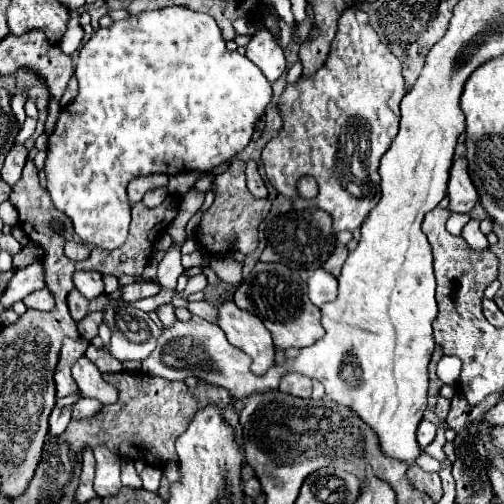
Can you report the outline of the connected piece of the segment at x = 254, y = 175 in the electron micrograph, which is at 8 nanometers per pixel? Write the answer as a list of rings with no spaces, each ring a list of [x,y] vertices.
[[[248,161],[248,169],[246,169],[246,181],[248,181],[248,189],[252,191],[260,191],[260,173],[254,161]]]

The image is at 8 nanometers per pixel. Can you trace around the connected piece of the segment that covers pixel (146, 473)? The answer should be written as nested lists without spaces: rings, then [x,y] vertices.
[[[146,465],[144,471],[140,473],[142,477],[142,483],[144,483],[144,489],[146,491],[152,491],[156,493],[158,491],[158,485],[160,485],[160,477],[162,477],[162,471],[158,467],[152,467],[152,465]]]

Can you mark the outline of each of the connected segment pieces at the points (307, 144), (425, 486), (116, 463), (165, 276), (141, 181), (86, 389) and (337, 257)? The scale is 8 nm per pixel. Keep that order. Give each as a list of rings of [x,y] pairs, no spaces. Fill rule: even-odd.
[[[348,7],[338,21],[338,31],[330,43],[324,65],[312,73],[312,77],[300,77],[296,83],[288,83],[280,95],[278,111],[282,117],[282,129],[262,149],[262,163],[270,185],[280,195],[288,197],[294,209],[320,207],[328,211],[334,217],[334,233],[356,231],[380,199],[378,165],[398,133],[400,101],[404,93],[402,63],[384,43],[380,43],[368,23],[368,15]],[[306,175],[314,177],[318,183],[318,195],[314,199],[300,199],[298,195],[298,181]]]
[[[410,465],[410,469],[408,469],[408,479],[410,479],[410,483],[412,483],[416,489],[428,493],[432,501],[438,501],[438,499],[444,495],[444,493],[442,493],[442,483],[438,483],[438,473],[426,473],[426,471],[422,471],[418,465]]]
[[[102,447],[94,449],[94,457],[96,457],[94,491],[100,497],[116,495],[122,487],[122,483],[120,483],[120,463],[122,461],[120,461],[120,457],[108,449],[102,449]]]
[[[172,247],[166,253],[166,257],[158,263],[156,281],[162,285],[162,289],[176,289],[176,281],[182,271],[184,271],[184,267],[180,265],[180,249]]]
[[[142,175],[142,177],[134,177],[128,185],[128,197],[130,203],[136,203],[142,199],[142,195],[150,189],[158,189],[158,187],[166,187],[168,177],[166,175]]]
[[[86,357],[76,361],[76,365],[72,367],[72,375],[78,383],[82,397],[98,399],[104,405],[118,401],[118,389],[114,385],[106,383],[102,379],[102,373],[98,371],[98,367],[92,365],[92,361],[88,361]]]
[[[346,245],[336,247],[336,251],[334,251],[334,253],[328,257],[328,261],[324,263],[324,269],[326,269],[328,273],[332,273],[334,277],[340,277],[340,271],[342,271],[342,265],[344,265],[346,257],[348,257],[348,247],[346,247]]]

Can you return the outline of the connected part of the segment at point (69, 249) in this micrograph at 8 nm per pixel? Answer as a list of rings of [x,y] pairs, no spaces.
[[[66,241],[64,246],[64,253],[68,258],[74,261],[82,261],[89,257],[90,248],[82,243]]]

